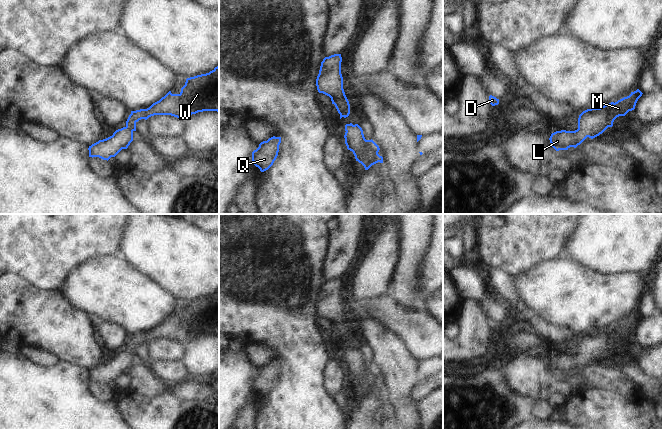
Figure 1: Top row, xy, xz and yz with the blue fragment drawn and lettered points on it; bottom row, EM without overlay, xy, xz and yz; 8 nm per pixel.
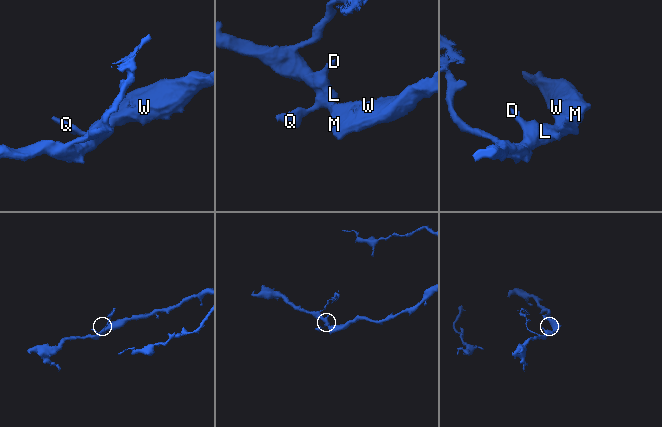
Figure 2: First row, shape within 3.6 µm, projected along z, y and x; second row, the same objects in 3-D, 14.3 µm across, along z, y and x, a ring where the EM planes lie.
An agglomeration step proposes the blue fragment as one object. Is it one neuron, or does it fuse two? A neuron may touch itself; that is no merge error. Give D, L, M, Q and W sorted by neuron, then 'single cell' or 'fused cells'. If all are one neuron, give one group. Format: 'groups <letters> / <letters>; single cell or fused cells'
groups D L M Q W; single cell

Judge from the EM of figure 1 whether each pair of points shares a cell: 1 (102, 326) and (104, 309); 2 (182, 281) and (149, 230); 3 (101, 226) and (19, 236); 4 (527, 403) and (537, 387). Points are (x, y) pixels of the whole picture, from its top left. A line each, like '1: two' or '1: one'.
1: two
2: one
3: one
4: two

